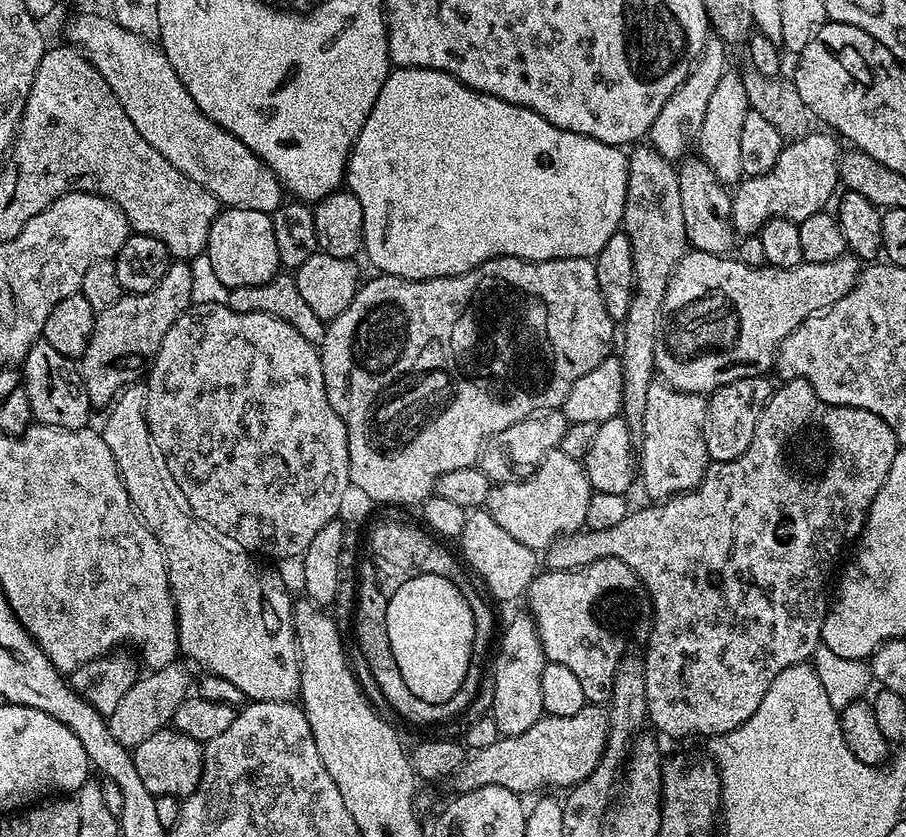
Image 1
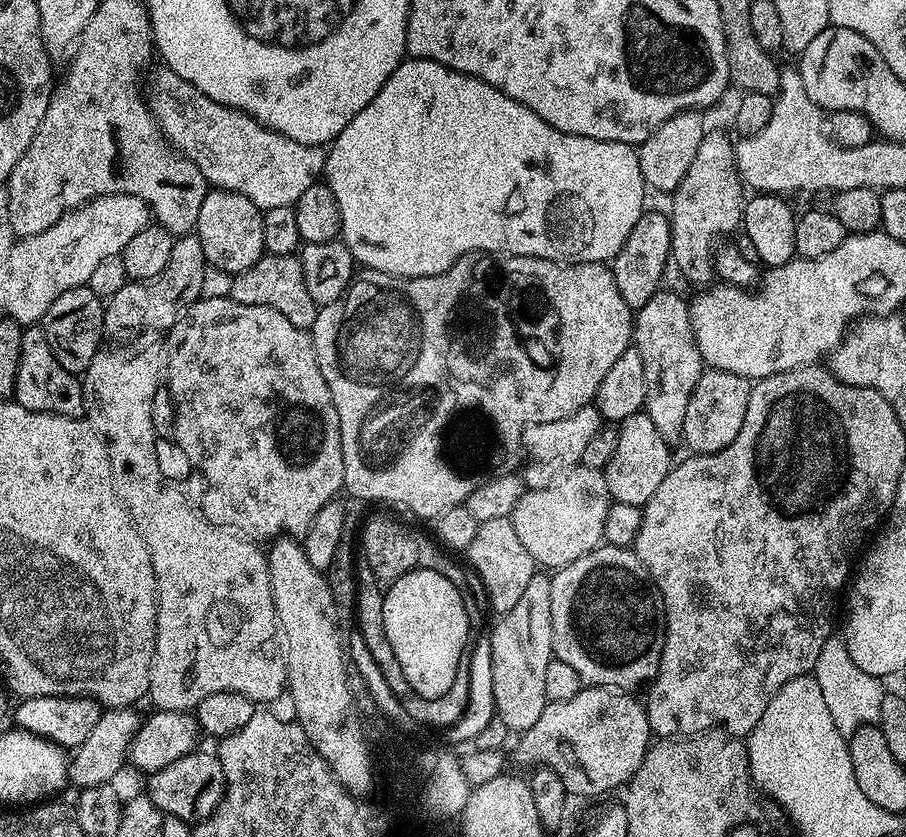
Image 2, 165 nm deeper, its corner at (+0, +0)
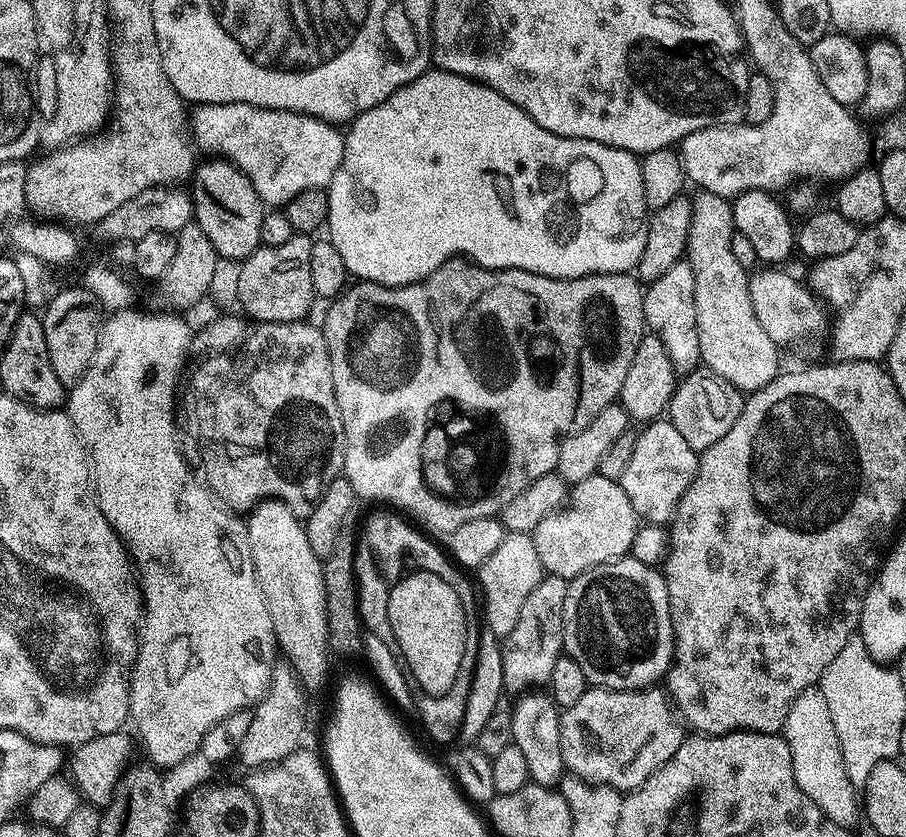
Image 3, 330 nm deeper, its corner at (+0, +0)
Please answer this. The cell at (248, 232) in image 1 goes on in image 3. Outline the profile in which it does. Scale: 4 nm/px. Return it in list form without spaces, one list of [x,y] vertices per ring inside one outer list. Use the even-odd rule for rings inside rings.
[[[208,158],[205,161],[205,164],[204,161],[197,163],[196,171],[190,181],[194,222],[198,226],[202,226],[202,234],[206,234],[206,238],[210,238],[210,246],[214,246],[217,257],[243,262],[251,252],[261,247],[262,218],[266,211],[266,205],[254,190],[252,180],[247,174],[240,172],[227,160]]]

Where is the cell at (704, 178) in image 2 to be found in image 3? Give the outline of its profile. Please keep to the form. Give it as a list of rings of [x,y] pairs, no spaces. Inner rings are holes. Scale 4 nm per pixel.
[[[707,190],[691,197],[692,217],[686,263],[694,270],[694,310],[703,367],[726,378],[740,392],[751,394],[766,386],[781,371],[778,346],[762,330],[750,303],[749,273],[738,266],[732,249],[736,223],[731,203]]]

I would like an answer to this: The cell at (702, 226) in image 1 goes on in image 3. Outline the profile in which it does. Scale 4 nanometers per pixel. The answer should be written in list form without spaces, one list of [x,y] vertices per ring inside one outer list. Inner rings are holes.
[[[764,266],[753,271],[748,278],[750,303],[754,306],[754,314],[758,317],[762,330],[770,334],[777,346],[792,344],[795,340],[810,335],[824,320],[817,297],[803,283],[800,285],[790,273],[783,272],[784,270],[780,266]]]

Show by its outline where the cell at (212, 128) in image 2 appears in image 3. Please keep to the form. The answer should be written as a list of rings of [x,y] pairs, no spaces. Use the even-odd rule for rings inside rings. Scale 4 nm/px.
[[[197,104],[190,112],[190,136],[201,153],[208,152],[204,154],[227,160],[247,174],[265,205],[287,206],[302,190],[327,189],[332,183],[342,162],[345,133],[337,125],[303,116],[300,112],[255,108],[249,104]]]

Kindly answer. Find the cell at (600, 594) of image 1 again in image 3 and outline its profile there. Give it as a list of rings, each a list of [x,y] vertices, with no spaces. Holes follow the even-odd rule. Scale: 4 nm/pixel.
[[[629,554],[569,580],[564,652],[582,666],[589,685],[598,688],[635,692],[663,681],[674,659],[672,615],[663,575],[653,565],[638,562]]]

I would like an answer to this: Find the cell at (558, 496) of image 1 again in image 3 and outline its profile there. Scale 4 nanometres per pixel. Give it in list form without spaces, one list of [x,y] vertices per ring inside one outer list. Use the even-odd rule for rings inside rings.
[[[597,474],[571,485],[566,503],[542,518],[530,535],[545,573],[569,581],[607,560],[629,555],[637,527],[636,511],[620,482]]]

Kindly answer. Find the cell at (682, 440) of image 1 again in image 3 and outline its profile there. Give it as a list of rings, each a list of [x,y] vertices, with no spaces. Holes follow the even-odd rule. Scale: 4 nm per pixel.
[[[686,262],[670,266],[662,278],[644,288],[644,323],[662,342],[677,373],[687,374],[701,363],[698,322],[694,310],[694,270]]]

